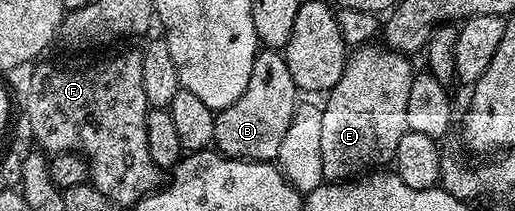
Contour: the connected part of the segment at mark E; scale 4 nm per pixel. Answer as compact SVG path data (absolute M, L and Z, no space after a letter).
M368 44L350 51L341 80L326 95L327 103L321 109L321 168L323 176L329 182L347 182L356 176L378 171L392 161L397 152L397 144L407 131L407 113L409 112L409 88L413 88L416 67L411 67L412 59L396 50L390 50L385 44Z

